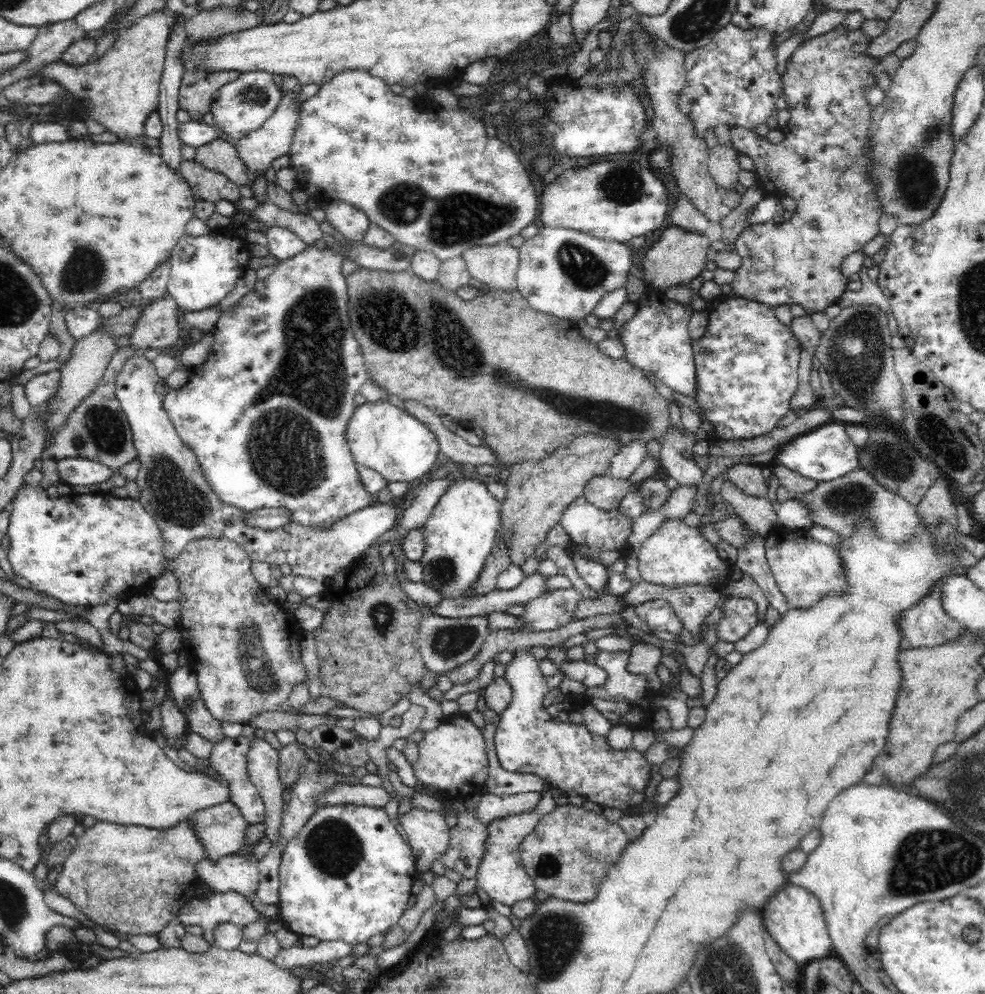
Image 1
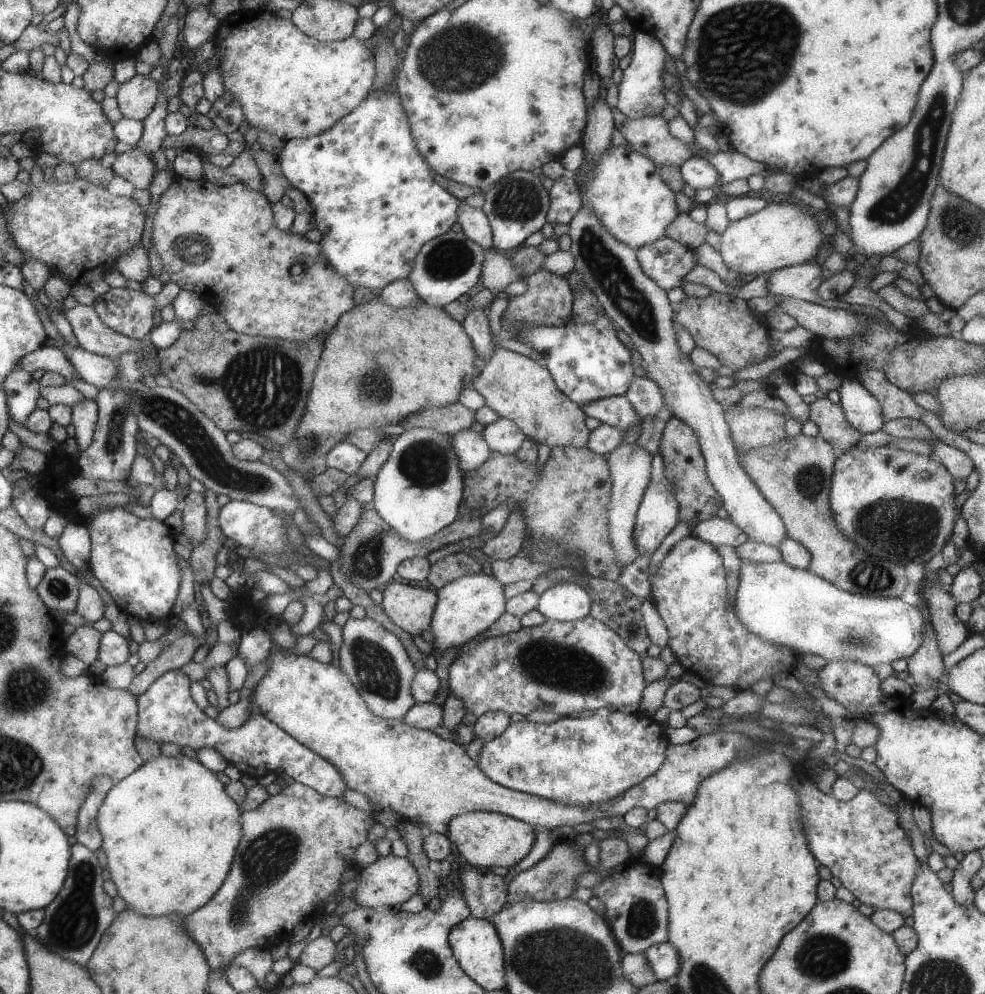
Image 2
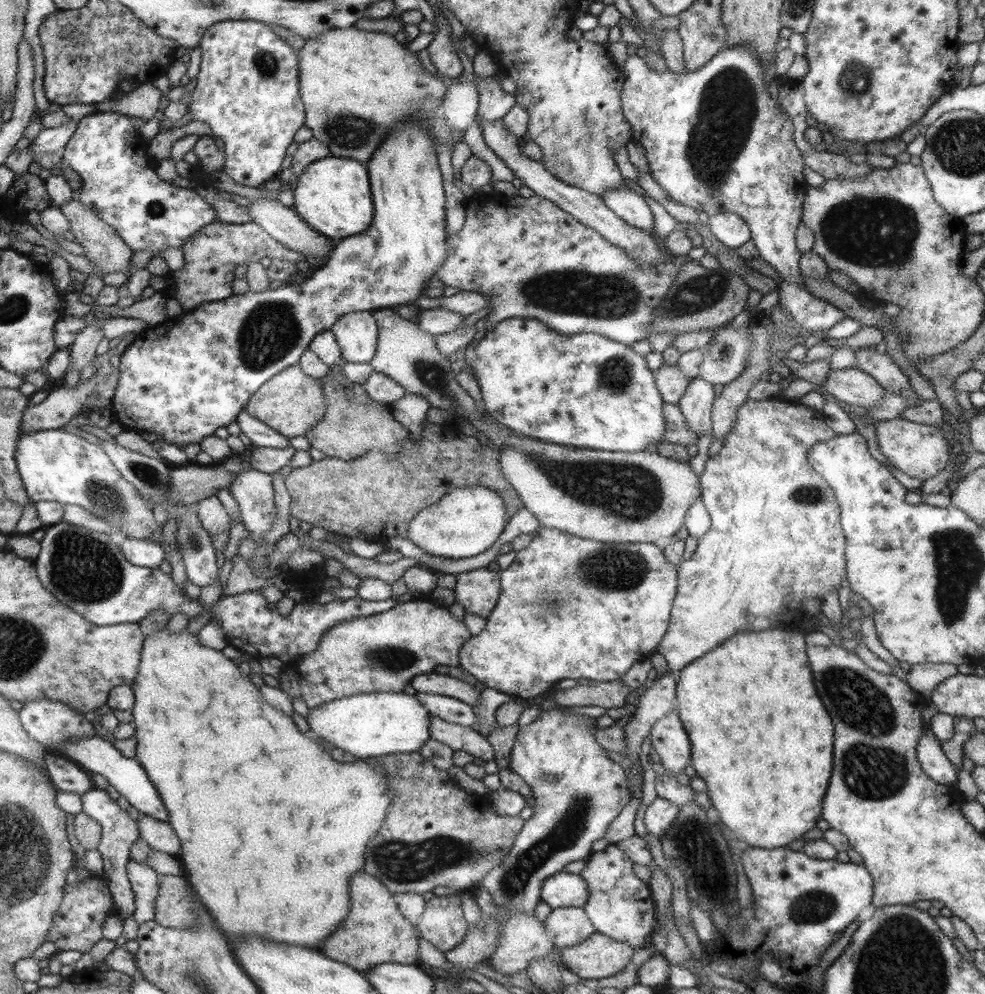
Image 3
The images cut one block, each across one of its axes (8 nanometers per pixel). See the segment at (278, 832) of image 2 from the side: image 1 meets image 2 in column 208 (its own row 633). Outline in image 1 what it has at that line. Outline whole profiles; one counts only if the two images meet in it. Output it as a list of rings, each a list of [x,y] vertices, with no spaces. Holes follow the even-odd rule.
[[[944,582],[934,584],[932,592],[922,598],[914,608],[902,614],[902,646],[900,650],[912,648],[936,648],[958,636],[962,626],[950,618],[942,604]]]

